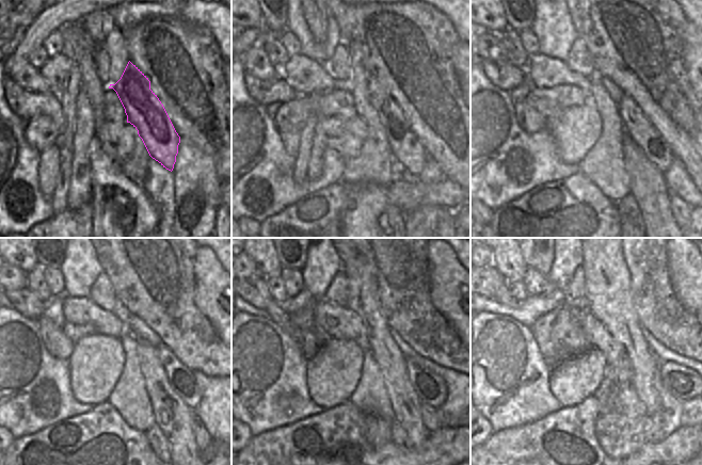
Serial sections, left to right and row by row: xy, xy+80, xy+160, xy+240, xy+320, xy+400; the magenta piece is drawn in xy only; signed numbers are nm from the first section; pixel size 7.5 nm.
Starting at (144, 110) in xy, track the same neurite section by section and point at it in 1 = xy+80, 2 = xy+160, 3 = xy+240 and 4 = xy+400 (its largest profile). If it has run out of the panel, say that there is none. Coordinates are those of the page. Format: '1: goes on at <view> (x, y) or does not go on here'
1: goes on at xy+80 (405, 148)
2: goes on at xy+160 (636, 126)
3: goes on at xy+240 (182, 380)
4: goes on at xy+400 (673, 382)

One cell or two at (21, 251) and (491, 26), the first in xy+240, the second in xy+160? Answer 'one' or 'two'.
one

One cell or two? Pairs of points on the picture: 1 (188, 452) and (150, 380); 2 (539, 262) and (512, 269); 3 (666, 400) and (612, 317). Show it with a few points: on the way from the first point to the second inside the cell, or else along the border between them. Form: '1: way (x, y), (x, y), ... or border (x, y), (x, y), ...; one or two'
1: way (179, 434), (168, 419), (168, 407), (160, 398); one
2: border (519, 249), (523, 261), (528, 267); two
3: border (656, 368), (654, 387), (660, 406); two

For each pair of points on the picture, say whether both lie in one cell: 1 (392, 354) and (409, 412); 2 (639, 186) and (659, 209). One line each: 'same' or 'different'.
1: same
2: same

